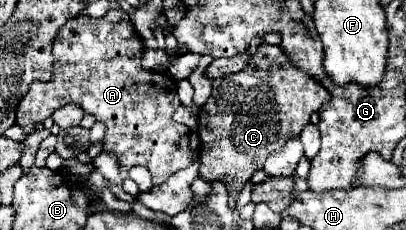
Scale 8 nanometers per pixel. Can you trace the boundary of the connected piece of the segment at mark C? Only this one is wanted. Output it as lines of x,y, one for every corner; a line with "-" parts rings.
262,43
242,71
212,81
212,95
198,111
202,177
222,181
234,209
252,173
262,169
270,153
282,149
288,139
298,137
302,127
310,123
310,115
328,101
328,91
302,69
294,67
278,45

